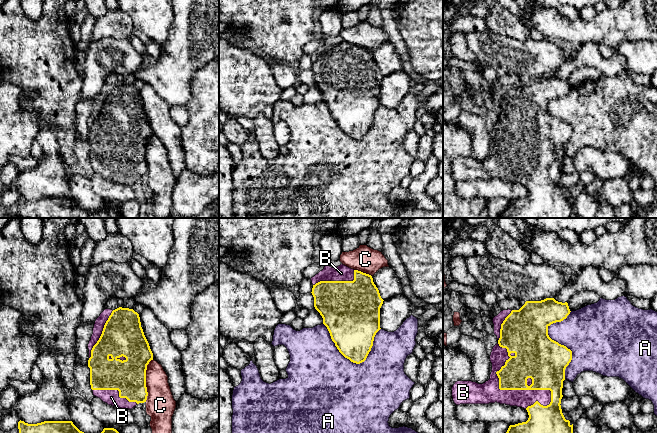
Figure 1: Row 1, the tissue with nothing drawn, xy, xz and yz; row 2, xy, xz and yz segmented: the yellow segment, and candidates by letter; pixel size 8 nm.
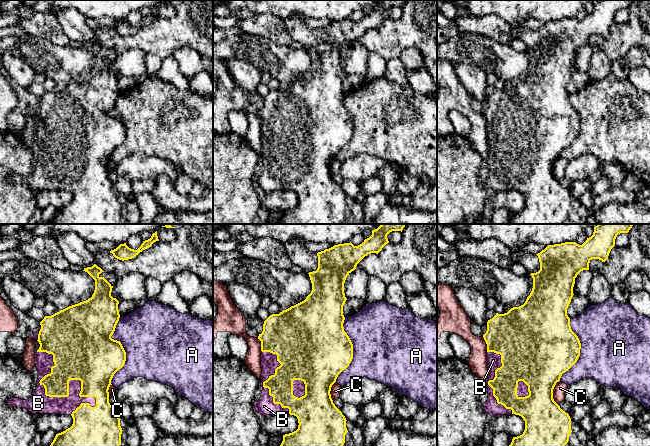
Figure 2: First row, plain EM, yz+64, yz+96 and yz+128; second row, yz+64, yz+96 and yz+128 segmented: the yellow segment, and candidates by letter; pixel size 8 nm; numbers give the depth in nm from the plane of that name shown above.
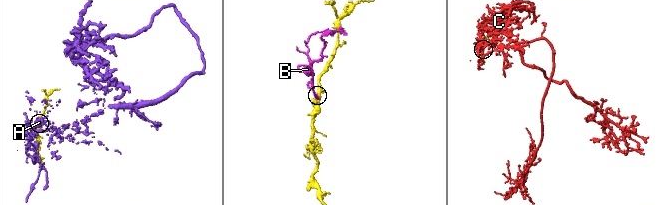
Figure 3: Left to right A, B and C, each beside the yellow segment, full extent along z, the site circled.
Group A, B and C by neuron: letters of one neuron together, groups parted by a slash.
A / B / C

